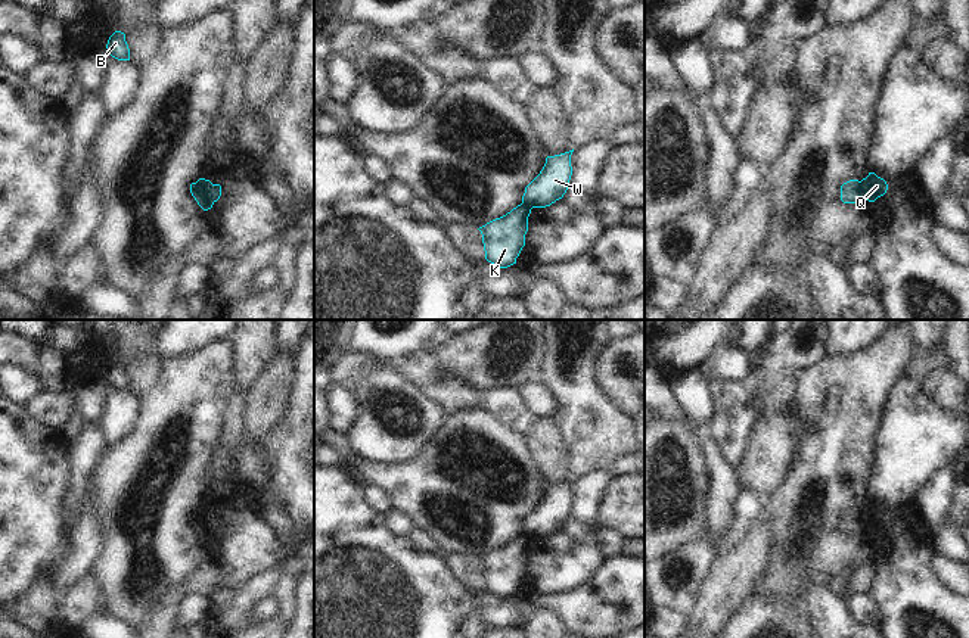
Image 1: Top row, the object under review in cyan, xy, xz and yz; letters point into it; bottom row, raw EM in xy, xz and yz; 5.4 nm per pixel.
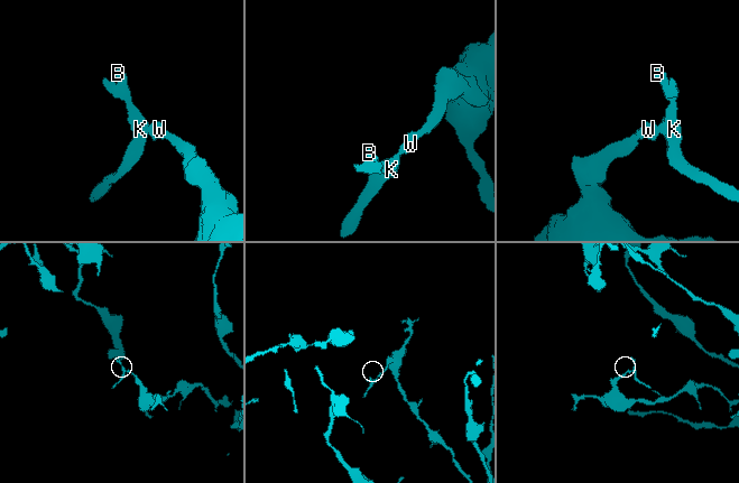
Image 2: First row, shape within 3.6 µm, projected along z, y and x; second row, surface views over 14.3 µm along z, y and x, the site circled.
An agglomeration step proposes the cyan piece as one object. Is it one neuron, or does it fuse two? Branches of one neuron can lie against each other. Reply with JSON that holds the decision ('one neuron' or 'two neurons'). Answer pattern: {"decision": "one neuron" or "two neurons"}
{"decision": "two neurons"}

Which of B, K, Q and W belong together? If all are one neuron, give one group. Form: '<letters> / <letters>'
B K Q / W

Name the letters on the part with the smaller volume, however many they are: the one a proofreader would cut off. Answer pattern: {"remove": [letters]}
{"remove": ["B", "K", "Q"]}

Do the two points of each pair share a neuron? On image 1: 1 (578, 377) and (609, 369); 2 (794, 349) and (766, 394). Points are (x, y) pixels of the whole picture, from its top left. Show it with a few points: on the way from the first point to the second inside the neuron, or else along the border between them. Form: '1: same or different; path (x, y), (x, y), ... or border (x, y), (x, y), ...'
1: different; border (608, 342), (596, 361), (595, 385), (611, 402)
2: same; path (783, 360), (775, 369), (772, 383)

